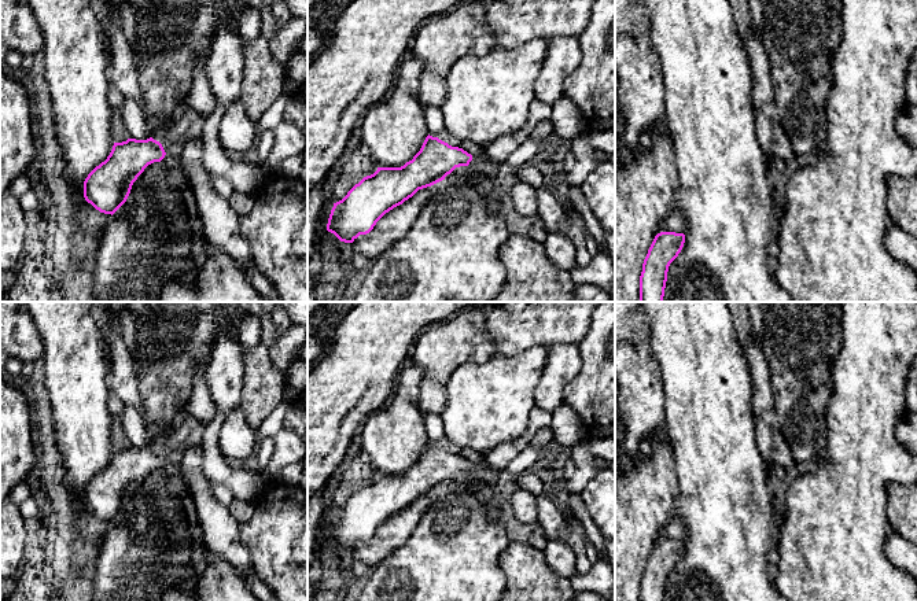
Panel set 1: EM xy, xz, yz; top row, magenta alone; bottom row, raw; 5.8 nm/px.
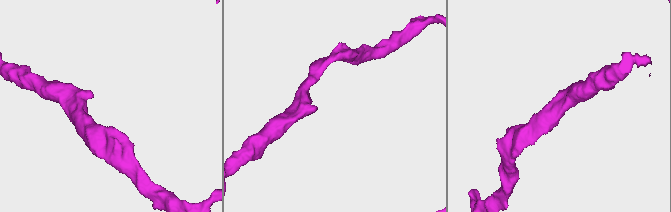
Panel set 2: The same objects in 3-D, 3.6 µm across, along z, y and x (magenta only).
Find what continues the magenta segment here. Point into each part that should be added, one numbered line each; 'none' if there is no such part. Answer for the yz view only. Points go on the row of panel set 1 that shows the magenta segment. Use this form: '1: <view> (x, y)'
none

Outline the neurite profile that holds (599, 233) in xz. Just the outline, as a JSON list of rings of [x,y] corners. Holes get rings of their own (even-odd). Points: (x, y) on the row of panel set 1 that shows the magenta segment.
[[[596,224],[593,225],[592,237],[596,240],[597,246],[600,248],[600,252],[608,254],[605,231],[601,226],[599,226]]]

